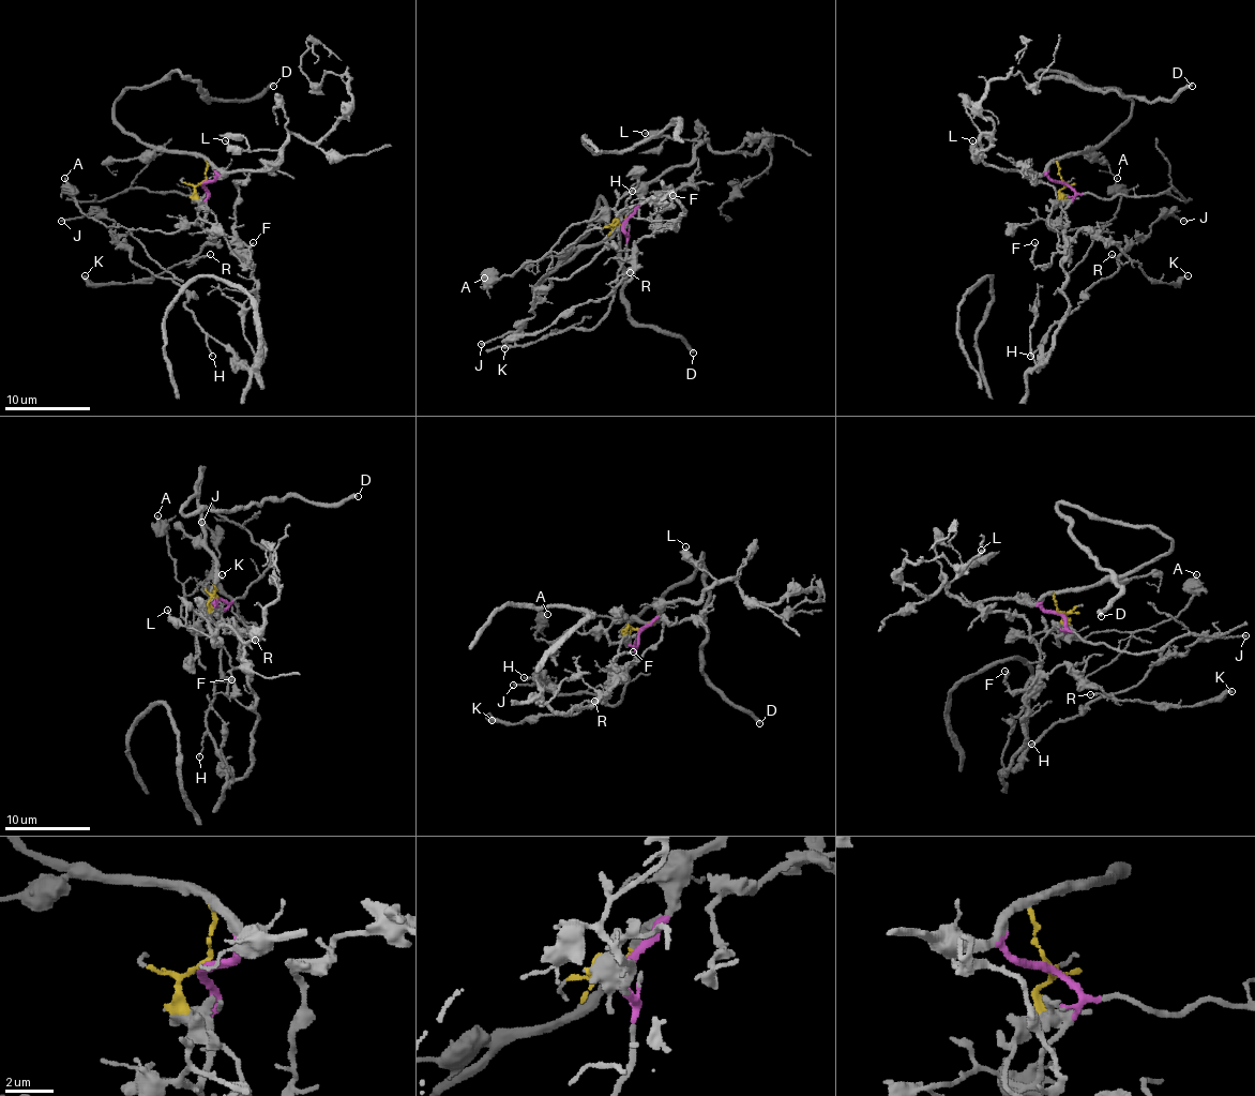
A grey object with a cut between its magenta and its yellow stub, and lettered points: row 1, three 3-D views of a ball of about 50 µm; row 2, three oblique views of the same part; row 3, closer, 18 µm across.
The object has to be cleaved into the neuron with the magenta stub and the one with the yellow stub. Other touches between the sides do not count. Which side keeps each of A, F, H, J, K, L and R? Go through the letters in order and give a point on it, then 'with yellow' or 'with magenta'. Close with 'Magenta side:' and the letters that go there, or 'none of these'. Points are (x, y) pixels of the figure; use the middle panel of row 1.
A: at (484, 278); with magenta
F: at (673, 195); with yellow
H: at (632, 191); with yellow
J: at (481, 344); with yellow
K: at (504, 348); with yellow
L: at (645, 133); with magenta
R: at (630, 272); with yellow
Magenta side: A, L

